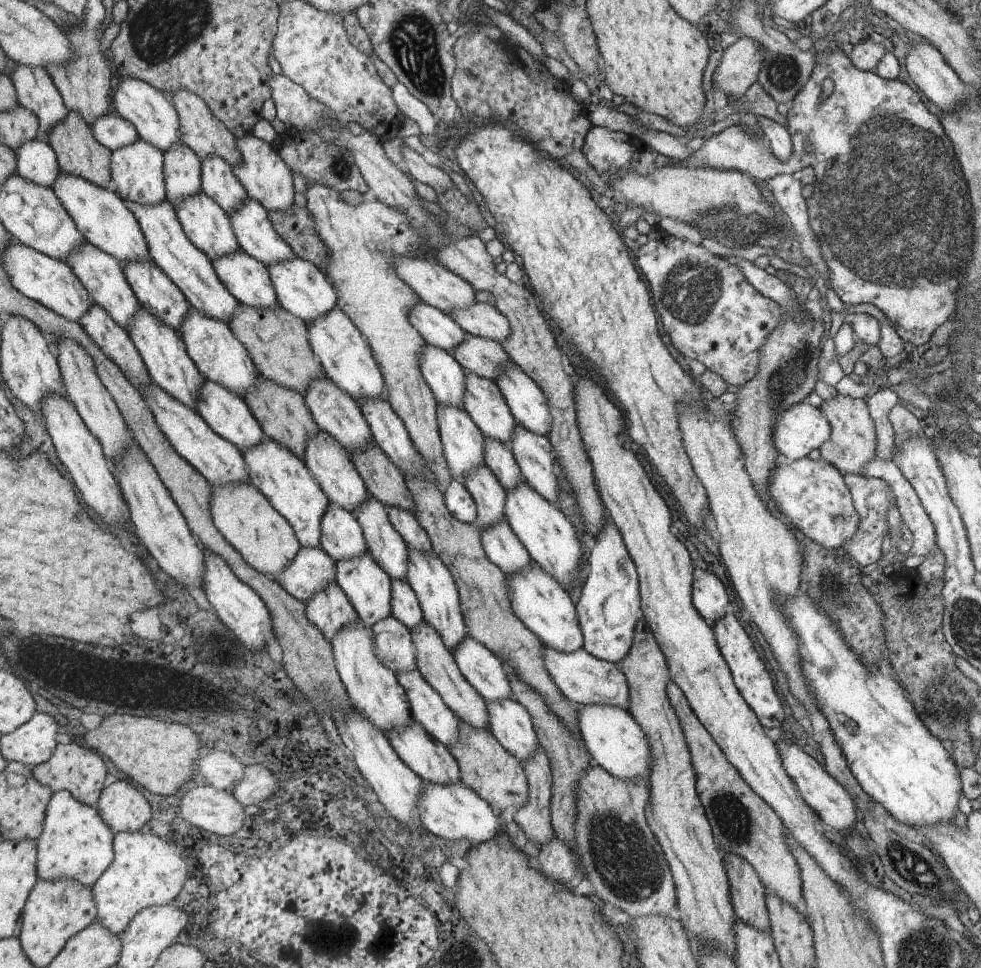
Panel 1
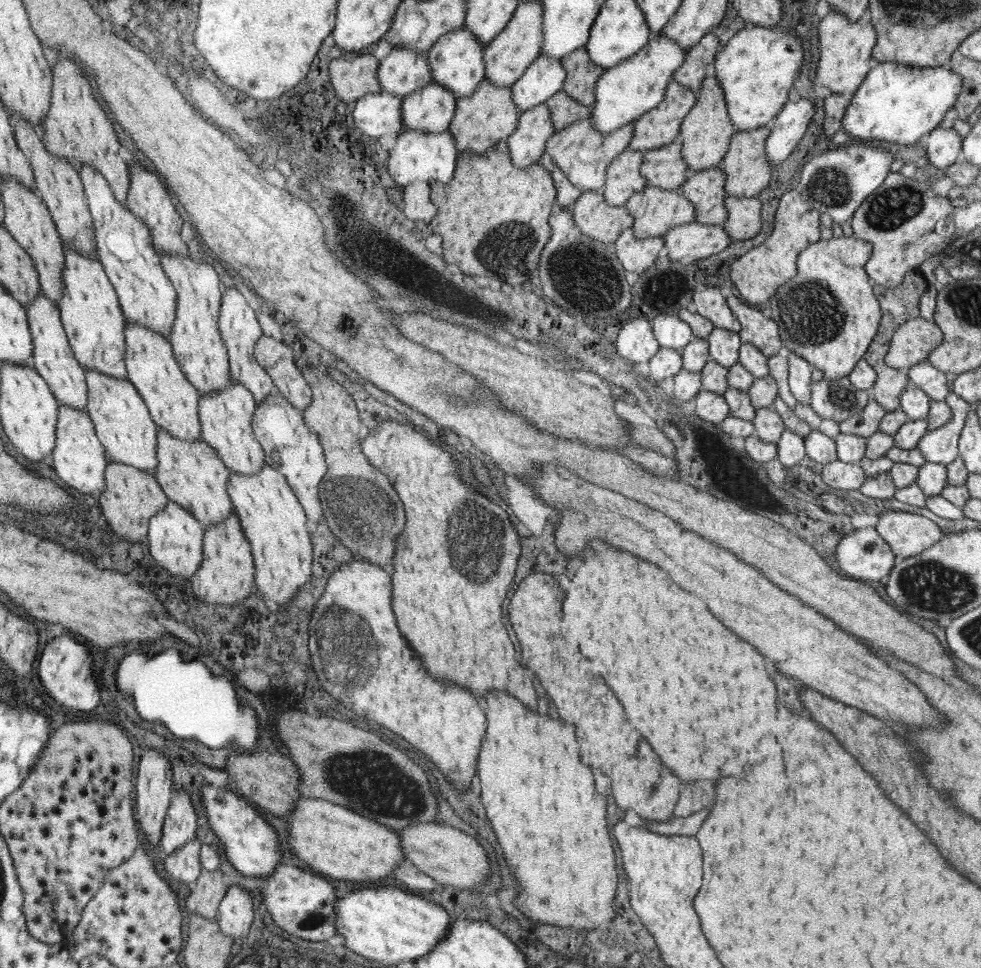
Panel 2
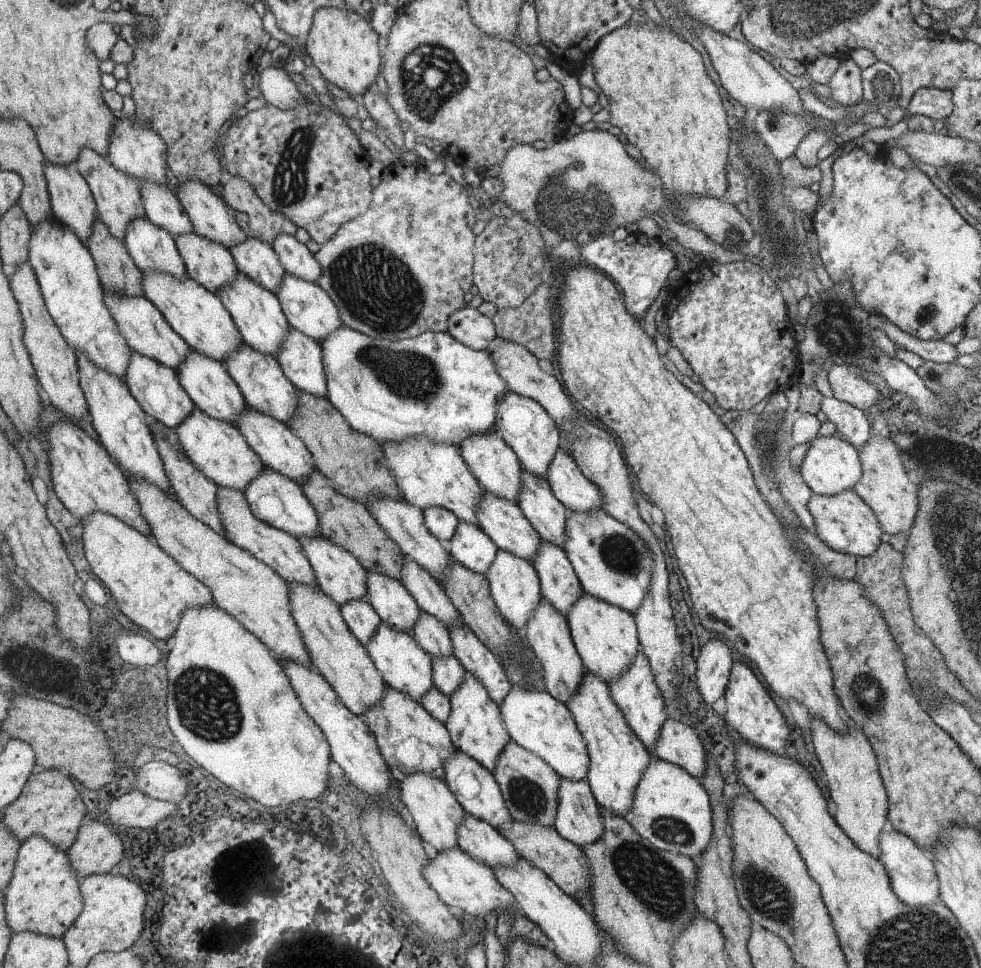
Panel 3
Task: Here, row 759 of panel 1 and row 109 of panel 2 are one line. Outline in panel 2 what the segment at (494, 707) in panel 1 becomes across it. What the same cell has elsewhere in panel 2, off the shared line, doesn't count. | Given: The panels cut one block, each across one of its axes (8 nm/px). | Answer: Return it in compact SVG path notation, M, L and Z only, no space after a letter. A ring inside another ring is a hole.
M540 56L512 87L514 103L523 113L562 91L567 71L561 60Z

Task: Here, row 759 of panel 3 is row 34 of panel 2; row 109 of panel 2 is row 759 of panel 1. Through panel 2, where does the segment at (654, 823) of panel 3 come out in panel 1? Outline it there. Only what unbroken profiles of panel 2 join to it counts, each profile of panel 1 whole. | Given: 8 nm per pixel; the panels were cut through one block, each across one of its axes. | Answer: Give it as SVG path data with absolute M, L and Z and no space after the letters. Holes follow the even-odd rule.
M580 704L577 707L581 738L592 761L622 780L647 779L652 768L652 752L645 731L638 726L633 715L627 709L608 704Z

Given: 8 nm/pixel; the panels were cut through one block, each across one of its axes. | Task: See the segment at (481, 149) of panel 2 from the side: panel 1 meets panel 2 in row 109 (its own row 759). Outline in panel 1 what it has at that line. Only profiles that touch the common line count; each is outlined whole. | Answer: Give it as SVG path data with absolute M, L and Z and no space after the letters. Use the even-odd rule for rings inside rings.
M462 718L457 719L458 742L450 746L449 750L457 759L458 768L461 770L461 782L477 791L497 813L504 812L510 806L522 808L529 798L529 779L524 764L518 758L514 758L489 729L474 728Z

